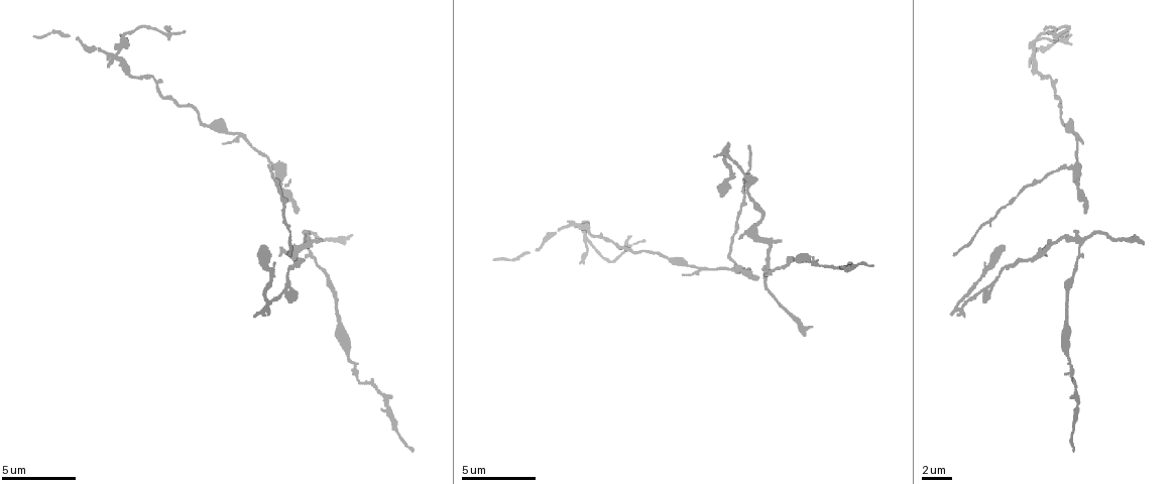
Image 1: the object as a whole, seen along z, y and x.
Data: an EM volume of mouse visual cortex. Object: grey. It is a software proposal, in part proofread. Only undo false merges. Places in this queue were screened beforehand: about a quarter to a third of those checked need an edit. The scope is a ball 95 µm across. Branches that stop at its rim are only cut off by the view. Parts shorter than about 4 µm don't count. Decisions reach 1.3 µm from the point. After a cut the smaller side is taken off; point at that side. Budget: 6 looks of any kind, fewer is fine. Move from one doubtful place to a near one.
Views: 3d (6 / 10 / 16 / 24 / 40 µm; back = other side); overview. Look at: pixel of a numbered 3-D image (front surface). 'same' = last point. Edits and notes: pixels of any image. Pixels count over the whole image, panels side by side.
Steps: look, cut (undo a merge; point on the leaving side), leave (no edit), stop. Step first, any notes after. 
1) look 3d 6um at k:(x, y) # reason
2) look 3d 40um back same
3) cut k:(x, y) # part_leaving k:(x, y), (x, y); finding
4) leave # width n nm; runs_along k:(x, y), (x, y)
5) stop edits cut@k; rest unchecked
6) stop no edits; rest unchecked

look 3d 16um at 1:(111, 55) # three-way junction

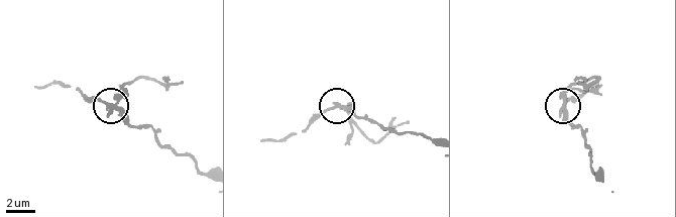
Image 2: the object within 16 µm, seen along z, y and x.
look 3d 16um back same

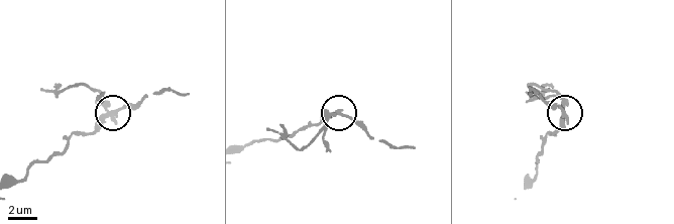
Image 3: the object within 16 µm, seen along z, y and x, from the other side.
cut 3:(326, 117) # part_leaving 3:(109, 113), (89, 88), (42, 89); a second neuron is stuck on

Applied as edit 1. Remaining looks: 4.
look overview # redraw

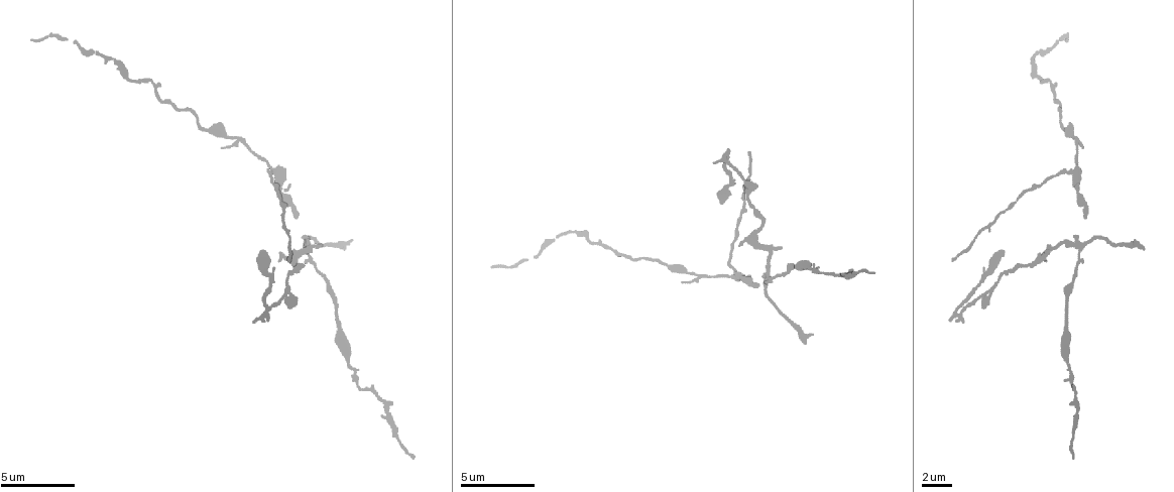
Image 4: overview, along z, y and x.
look 3d 16um at 4:(1077, 181)

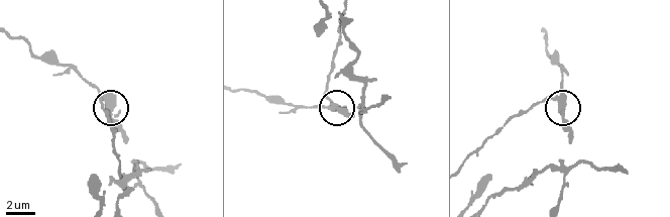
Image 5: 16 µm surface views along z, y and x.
look 3d 6um same

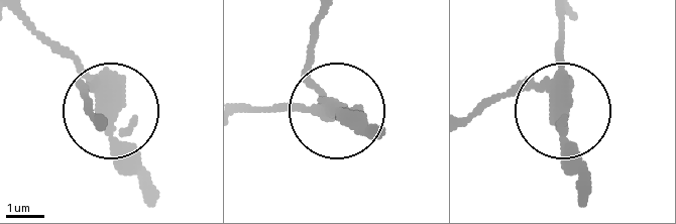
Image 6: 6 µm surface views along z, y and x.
cut 6:(87, 100) # side_arm 23 um; part_leaving 6:(321, 89), (305, 64), (321, 15); two neurons meet here

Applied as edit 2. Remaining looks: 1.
look 3d 10um at 4:(1075, 246) # four-way junction

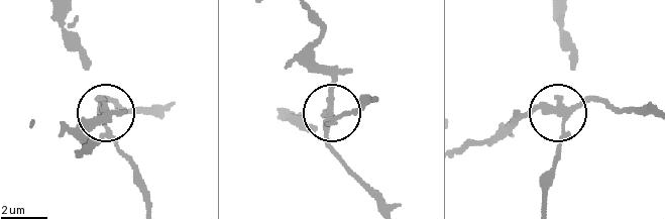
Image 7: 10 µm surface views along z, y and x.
cut 7:(106, 96) # arms 4; part_leaving 7:(327, 120), (327, 76), (316, 52), (320, 18); a second neuron is stuck on

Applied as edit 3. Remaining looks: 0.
stop edits cut@3, cut@6, cut@7; rest unchecked

